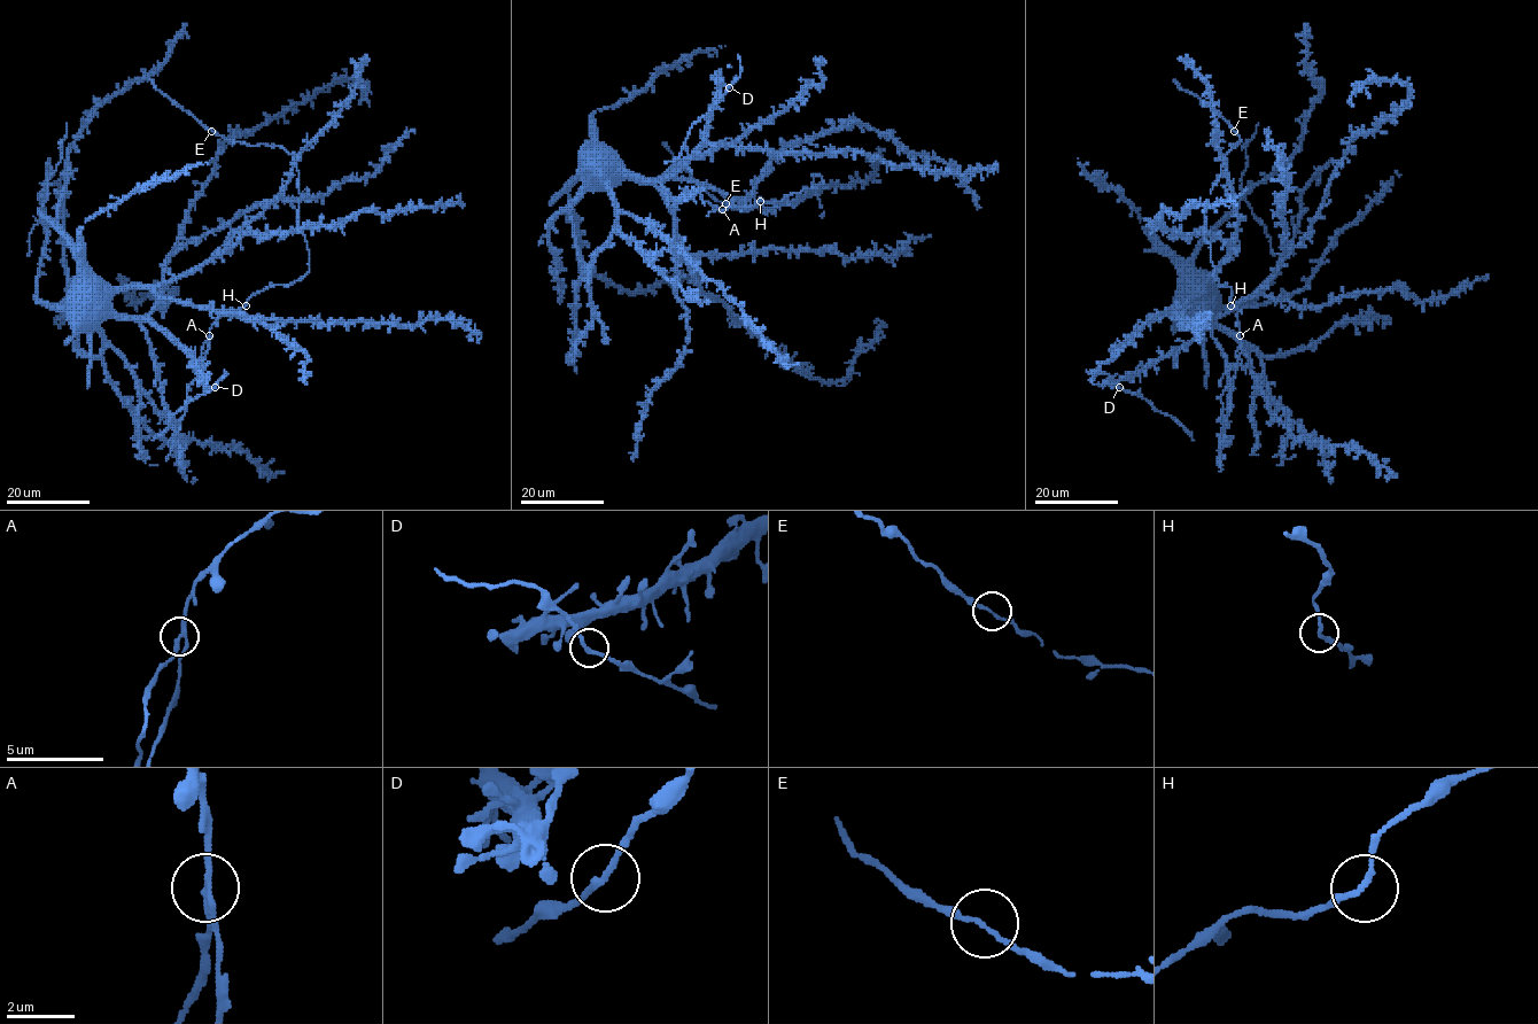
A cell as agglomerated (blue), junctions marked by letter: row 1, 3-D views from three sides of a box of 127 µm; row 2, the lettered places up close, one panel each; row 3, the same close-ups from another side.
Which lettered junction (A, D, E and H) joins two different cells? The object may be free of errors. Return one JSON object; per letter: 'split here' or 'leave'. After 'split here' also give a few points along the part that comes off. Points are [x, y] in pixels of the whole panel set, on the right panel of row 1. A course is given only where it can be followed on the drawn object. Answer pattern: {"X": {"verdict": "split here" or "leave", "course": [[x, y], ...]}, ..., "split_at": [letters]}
{"A": {"verdict": "split here", "course": [[1239, 336], [1236, 356], [1247, 373]]}, "D": {"verdict": "leave"}, "E": {"verdict": "leave"}, "H": {"verdict": "leave"}, "split_at": ["A"]}

